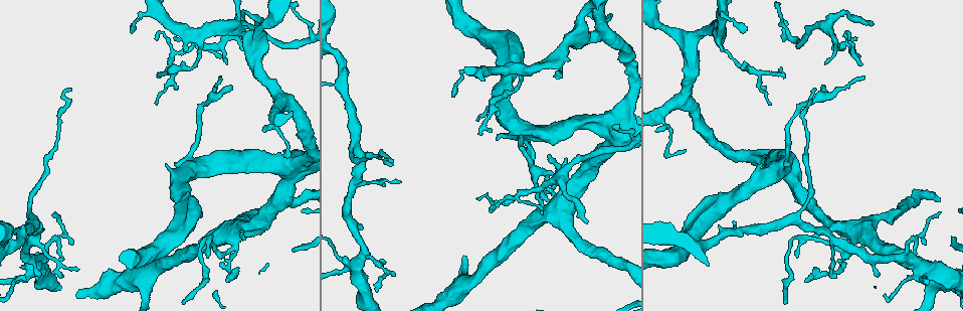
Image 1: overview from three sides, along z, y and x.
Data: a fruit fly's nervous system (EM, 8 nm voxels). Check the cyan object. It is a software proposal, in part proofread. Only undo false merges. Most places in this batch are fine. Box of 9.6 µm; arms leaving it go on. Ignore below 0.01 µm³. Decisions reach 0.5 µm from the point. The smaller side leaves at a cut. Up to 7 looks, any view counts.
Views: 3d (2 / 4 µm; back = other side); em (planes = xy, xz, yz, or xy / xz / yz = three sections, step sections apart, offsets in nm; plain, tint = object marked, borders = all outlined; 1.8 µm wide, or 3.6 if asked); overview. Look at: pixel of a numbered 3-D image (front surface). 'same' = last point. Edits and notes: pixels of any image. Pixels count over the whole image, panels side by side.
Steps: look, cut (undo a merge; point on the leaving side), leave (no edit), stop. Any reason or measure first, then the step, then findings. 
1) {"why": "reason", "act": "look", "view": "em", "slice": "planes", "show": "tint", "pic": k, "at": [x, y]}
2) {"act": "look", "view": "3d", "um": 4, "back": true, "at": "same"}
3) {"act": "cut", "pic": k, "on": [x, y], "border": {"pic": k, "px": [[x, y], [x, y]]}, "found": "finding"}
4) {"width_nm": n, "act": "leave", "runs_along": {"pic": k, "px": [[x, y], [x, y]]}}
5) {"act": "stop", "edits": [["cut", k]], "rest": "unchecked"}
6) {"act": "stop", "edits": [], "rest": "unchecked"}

{"why": "three arms meet", "act": "look", "view": "3d", "um": 2, "pic": 1, "at": [225, 255]}

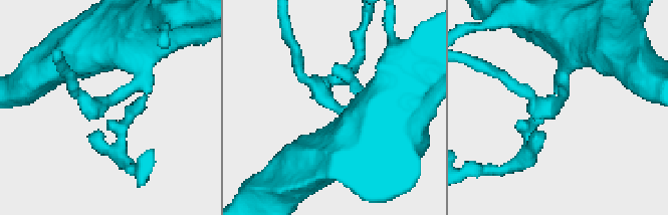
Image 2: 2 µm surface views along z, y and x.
{"arms": 3, "why": "now the EM", "act": "look", "view": "em", "slice": "planes", "show": "plain", "pic": 2, "at": [332, 101]}

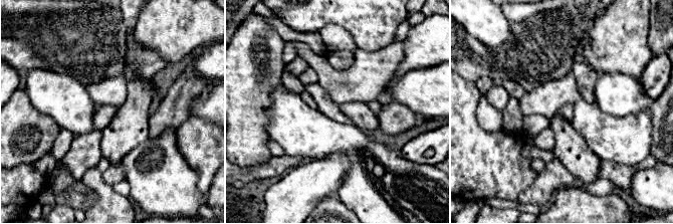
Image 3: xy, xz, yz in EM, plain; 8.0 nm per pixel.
{"act": "look", "view": "em", "slice": "planes", "show": "tint", "at": "same"}

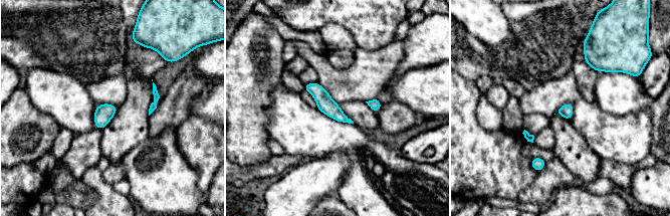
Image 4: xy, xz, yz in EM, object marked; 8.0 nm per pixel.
{"act": "leave", "found": "all the same cell"}

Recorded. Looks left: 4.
{"why": "abrupt turn", "act": "look", "view": "3d", "um": 2, "pic": 1, "at": [206, 280]}

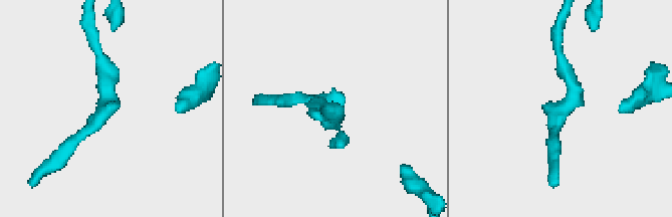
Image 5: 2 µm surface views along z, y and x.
{"act": "look", "view": "em", "slice": "planes", "show": "tint", "pic": 5, "at": [106, 97]}

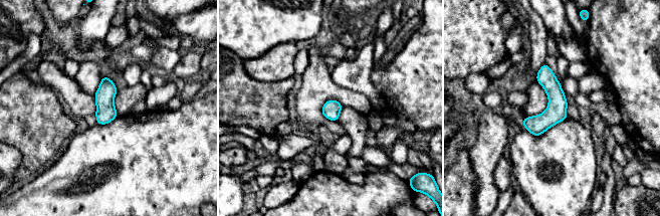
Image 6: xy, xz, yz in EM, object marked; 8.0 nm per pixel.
{"width_nm": 150, "act": "leave", "found": "all the same cell"}

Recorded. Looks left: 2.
{"why": "thick turns thin", "act": "look", "view": "em", "um": 3.6, "slice": "planes", "show": "tint", "pic": 1, "at": [627, 109]}

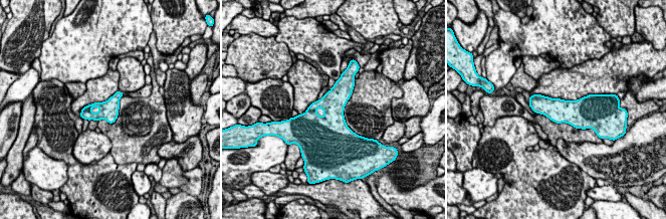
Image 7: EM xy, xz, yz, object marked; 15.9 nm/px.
{"act": "leave", "found": "all the same cell"}

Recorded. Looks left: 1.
{"act": "stop", "edits": [], "rest": "unchecked"}

